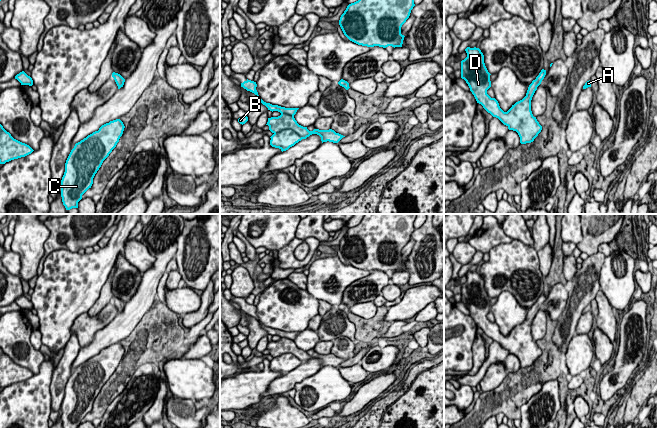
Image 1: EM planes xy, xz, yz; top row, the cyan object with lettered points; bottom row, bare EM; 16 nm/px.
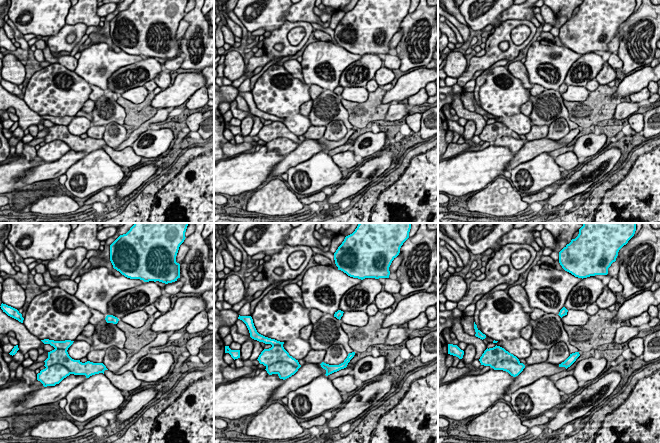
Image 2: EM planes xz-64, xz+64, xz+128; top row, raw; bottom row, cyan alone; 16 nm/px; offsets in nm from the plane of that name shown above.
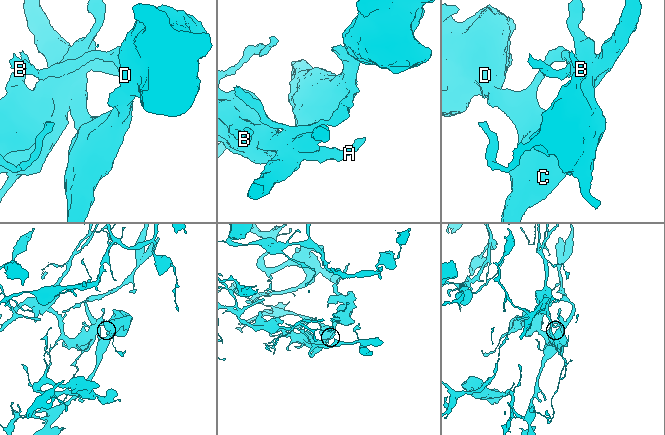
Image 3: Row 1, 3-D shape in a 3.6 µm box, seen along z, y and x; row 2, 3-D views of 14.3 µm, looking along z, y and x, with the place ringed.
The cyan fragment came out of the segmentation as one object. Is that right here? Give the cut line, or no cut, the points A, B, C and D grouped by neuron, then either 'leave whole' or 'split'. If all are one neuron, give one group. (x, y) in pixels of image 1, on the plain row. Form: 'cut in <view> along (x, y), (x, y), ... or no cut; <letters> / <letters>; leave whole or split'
cut in xz along (274, 356), (292, 353), (302, 362); A B / C D; split

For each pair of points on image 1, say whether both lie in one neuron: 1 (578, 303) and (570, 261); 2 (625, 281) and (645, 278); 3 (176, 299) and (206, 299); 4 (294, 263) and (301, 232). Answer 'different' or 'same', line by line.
1: different
2: different
3: different
4: different

